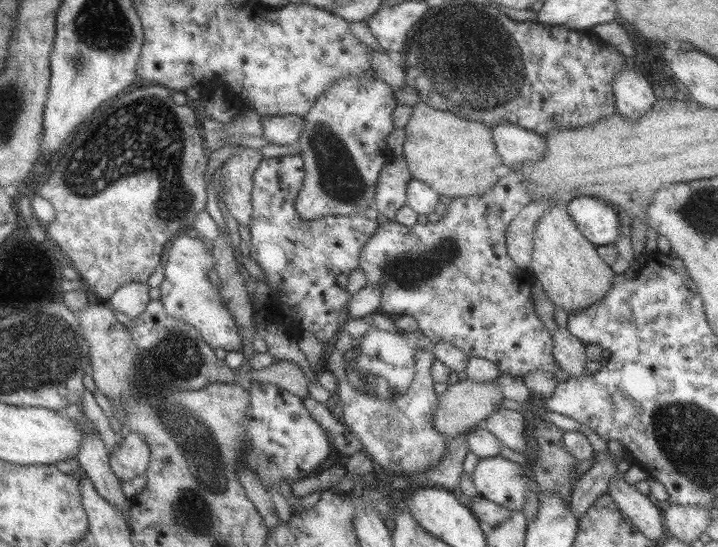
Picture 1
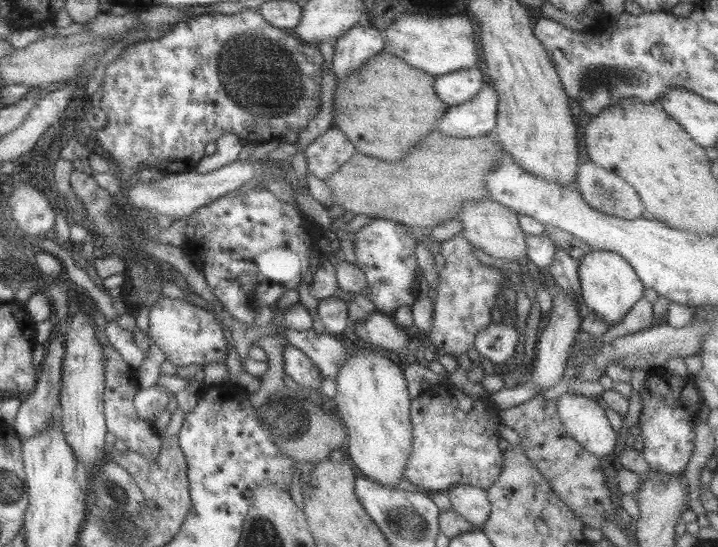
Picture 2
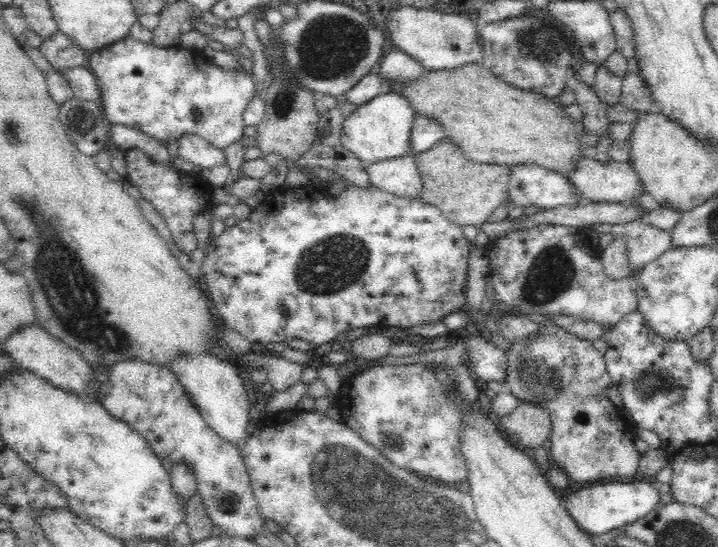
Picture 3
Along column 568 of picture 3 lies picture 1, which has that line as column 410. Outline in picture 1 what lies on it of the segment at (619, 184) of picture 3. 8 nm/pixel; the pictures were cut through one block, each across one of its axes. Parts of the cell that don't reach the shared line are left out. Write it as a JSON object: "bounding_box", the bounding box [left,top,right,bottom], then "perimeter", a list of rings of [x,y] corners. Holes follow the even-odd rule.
{"bounding_box":[373,156,411,222],"perimeter":[[[397,156],[391,164],[385,164],[377,176],[373,208],[379,210],[391,222],[395,222],[397,210],[407,204],[409,178],[411,174],[407,170],[407,162],[403,156]]]}

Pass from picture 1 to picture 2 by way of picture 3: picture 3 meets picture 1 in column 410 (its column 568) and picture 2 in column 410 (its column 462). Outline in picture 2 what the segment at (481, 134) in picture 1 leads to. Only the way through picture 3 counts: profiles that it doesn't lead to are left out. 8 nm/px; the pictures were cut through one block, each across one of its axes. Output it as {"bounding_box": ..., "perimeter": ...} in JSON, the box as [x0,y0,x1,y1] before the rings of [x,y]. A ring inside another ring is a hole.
{"bounding_box":[333,50,447,164],"perimeter":[[[383,50],[349,78],[337,82],[333,94],[333,126],[351,140],[357,154],[373,156],[387,164],[399,162],[409,156],[411,150],[435,130],[439,118],[445,116],[447,106],[437,98],[433,84],[433,76],[409,68],[401,58]]]}

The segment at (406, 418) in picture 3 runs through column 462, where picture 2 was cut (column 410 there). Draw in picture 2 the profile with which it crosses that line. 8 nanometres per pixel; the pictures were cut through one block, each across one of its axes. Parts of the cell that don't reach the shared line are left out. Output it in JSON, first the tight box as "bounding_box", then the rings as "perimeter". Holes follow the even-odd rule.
{"bounding_box":[405,384,503,492],"perimeter":[[[441,384],[437,388],[423,390],[411,400],[411,432],[413,450],[407,460],[405,480],[419,486],[421,490],[443,492],[457,484],[471,484],[475,488],[489,490],[499,478],[503,468],[503,454],[497,448],[499,418],[497,410],[489,400],[471,398],[453,384]]]}

